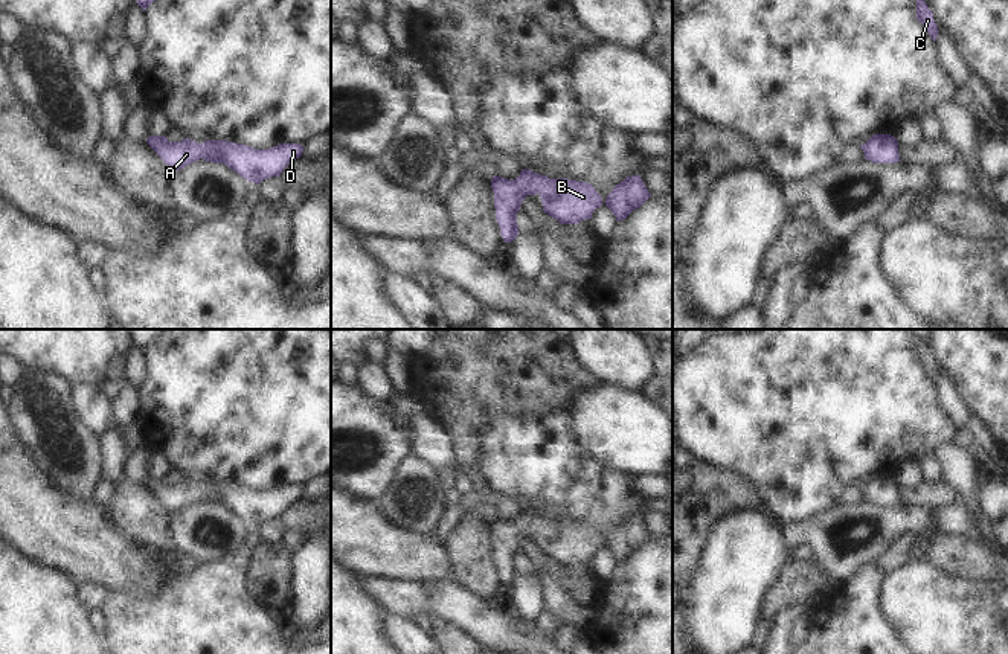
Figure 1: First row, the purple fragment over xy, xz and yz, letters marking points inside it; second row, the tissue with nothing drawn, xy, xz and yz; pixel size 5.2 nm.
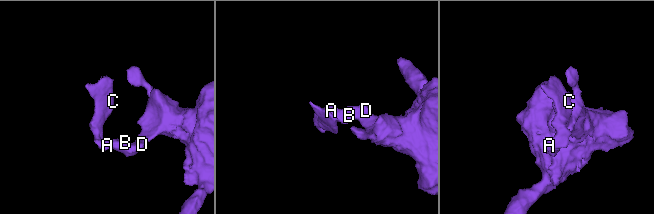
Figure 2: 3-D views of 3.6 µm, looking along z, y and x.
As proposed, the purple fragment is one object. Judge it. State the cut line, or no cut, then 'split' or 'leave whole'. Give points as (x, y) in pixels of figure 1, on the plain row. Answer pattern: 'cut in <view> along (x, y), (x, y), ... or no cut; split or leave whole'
no cut; leave whole

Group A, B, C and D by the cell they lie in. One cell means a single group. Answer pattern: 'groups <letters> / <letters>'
groups A B C D

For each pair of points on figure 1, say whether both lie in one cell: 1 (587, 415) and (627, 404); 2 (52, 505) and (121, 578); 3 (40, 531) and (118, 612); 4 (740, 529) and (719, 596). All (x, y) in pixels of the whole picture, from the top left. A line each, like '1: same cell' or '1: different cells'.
1: same cell
2: same cell
3: different cells
4: same cell

